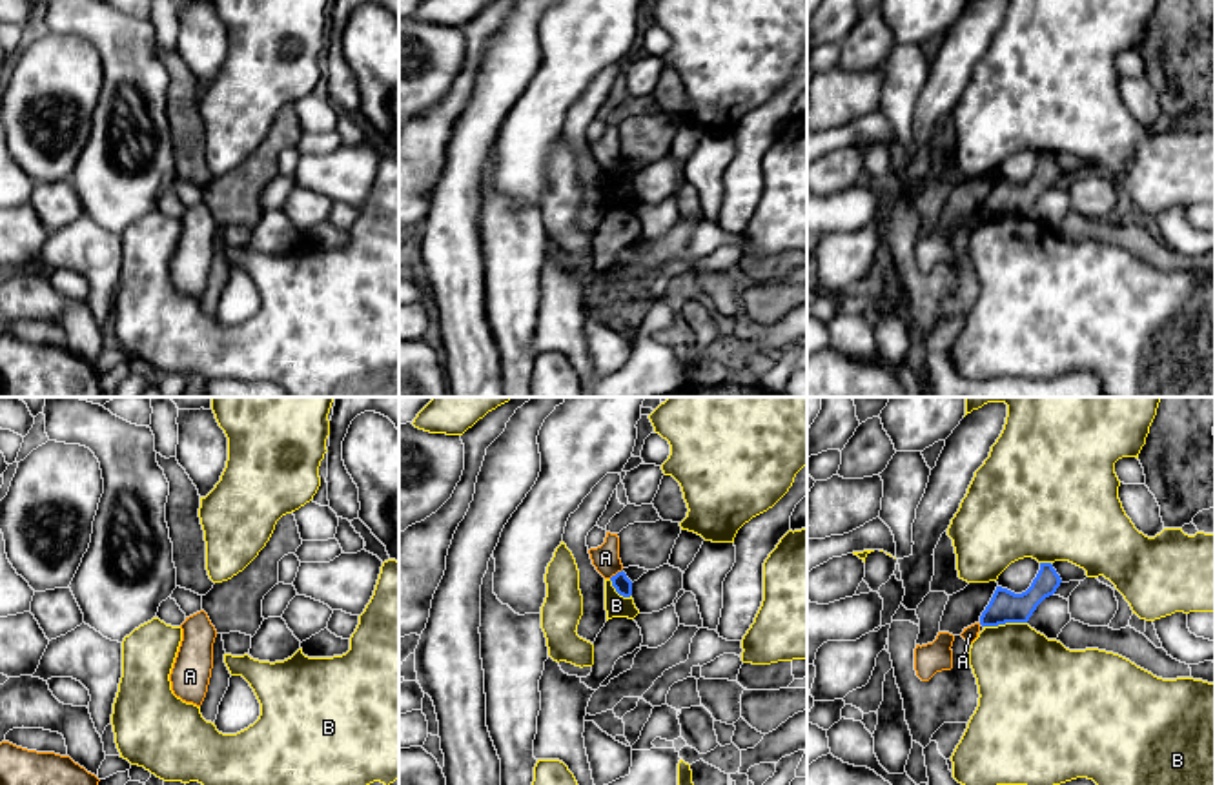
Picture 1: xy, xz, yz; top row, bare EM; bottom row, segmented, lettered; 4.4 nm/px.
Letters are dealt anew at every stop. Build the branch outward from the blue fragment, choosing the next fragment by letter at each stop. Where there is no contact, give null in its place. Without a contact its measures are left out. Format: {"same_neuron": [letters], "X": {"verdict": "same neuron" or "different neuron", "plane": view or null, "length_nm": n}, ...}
{"same_neuron": [], "A": {"verdict": "different neuron", "plane": "xz", "length_nm": 80}, "B": {"verdict": "different neuron", "plane": "yz", "length_nm": 190}}

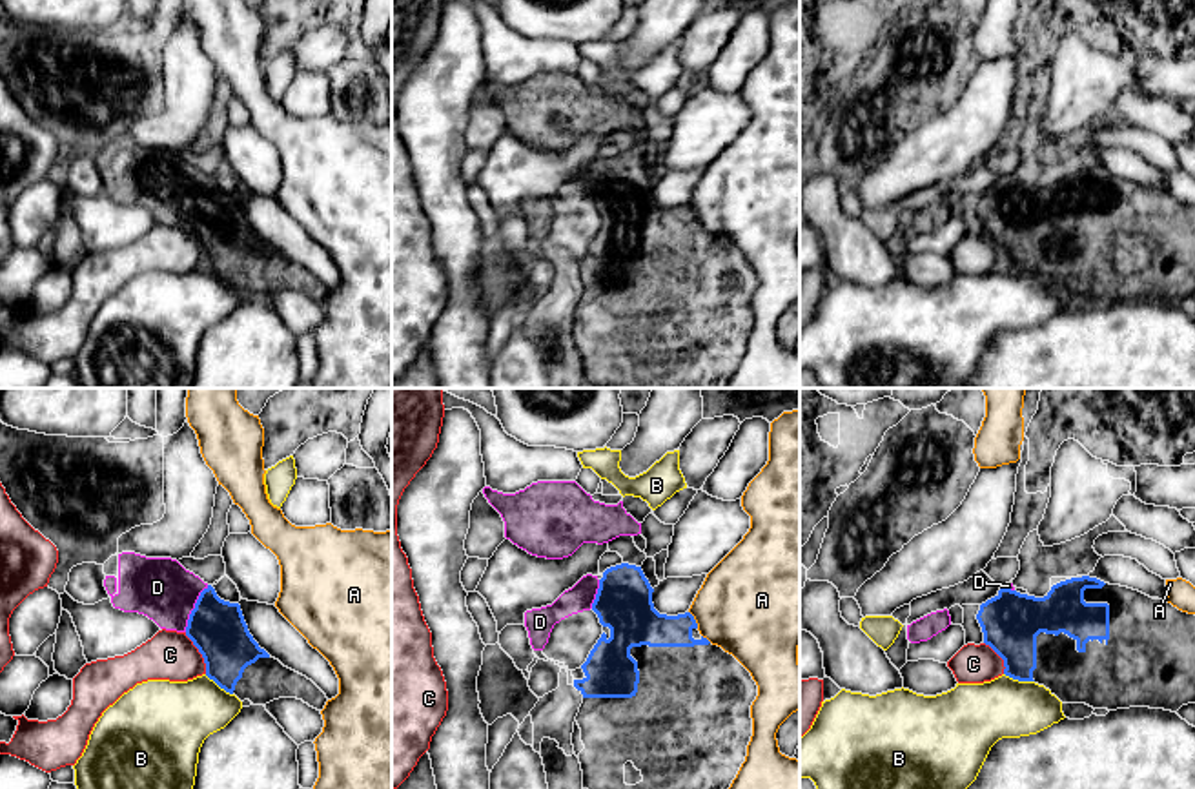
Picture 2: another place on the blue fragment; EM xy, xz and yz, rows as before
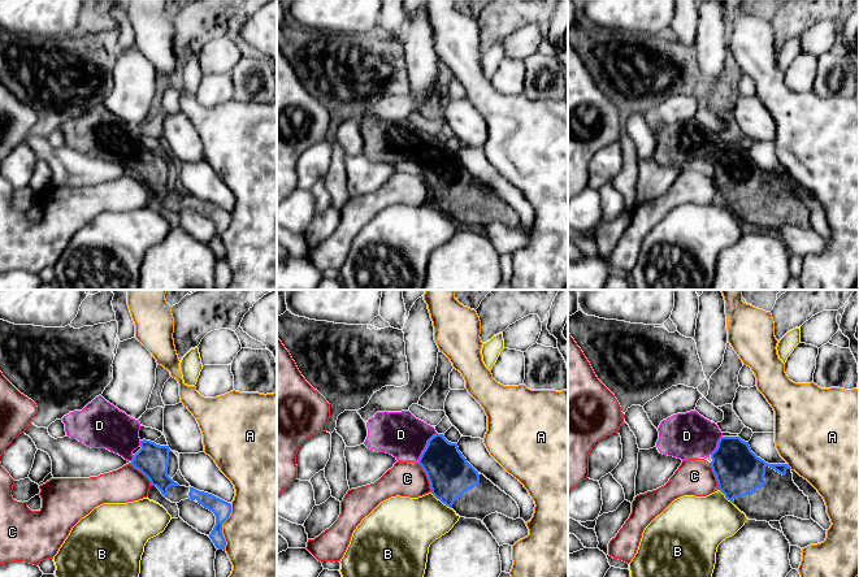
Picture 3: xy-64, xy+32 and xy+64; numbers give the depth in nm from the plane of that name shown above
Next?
{"same_neuron": ["D"], "A": {"verdict": "different neuron", "plane": "xz", "length_nm": 90}, "B": {"verdict": "different neuron", "plane": "yz", "length_nm": 140}, "C": {"verdict": "different neuron", "plane": "xy", "length_nm": 200}, "D": {"verdict": "same neuron", "plane": "xy", "length_nm": 240}}

